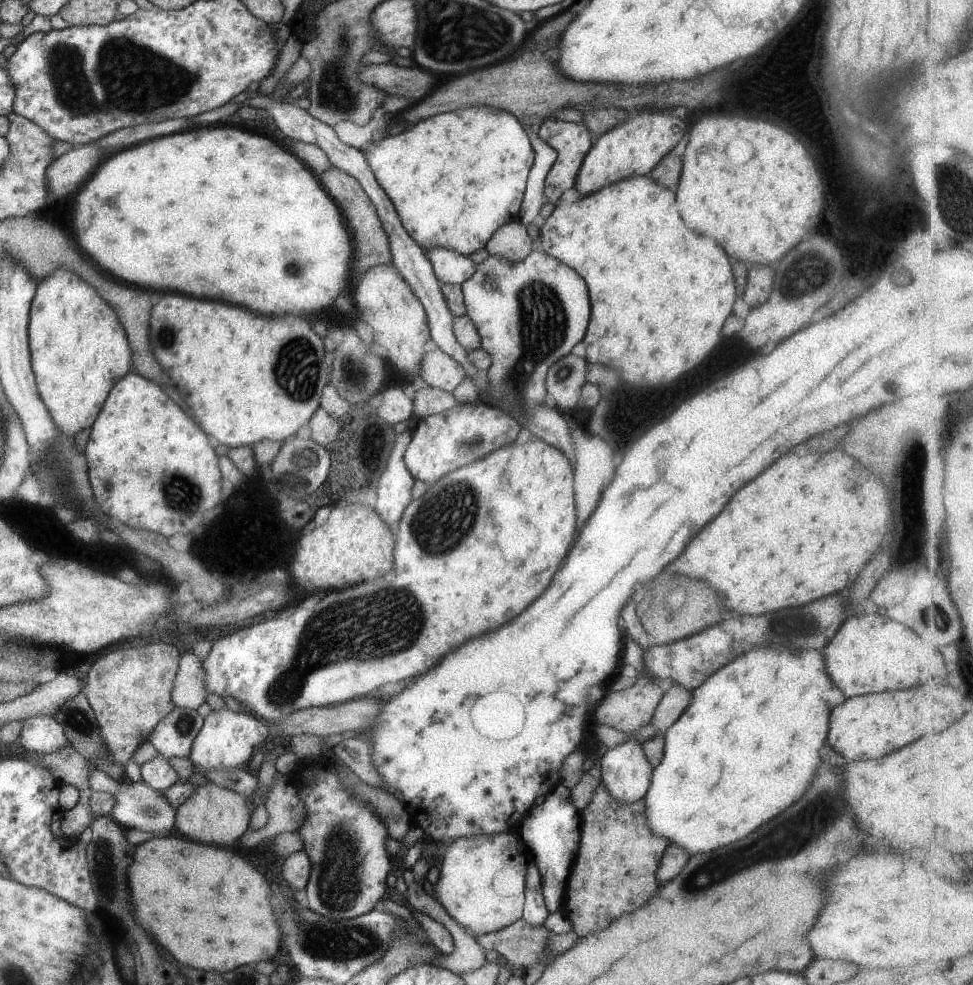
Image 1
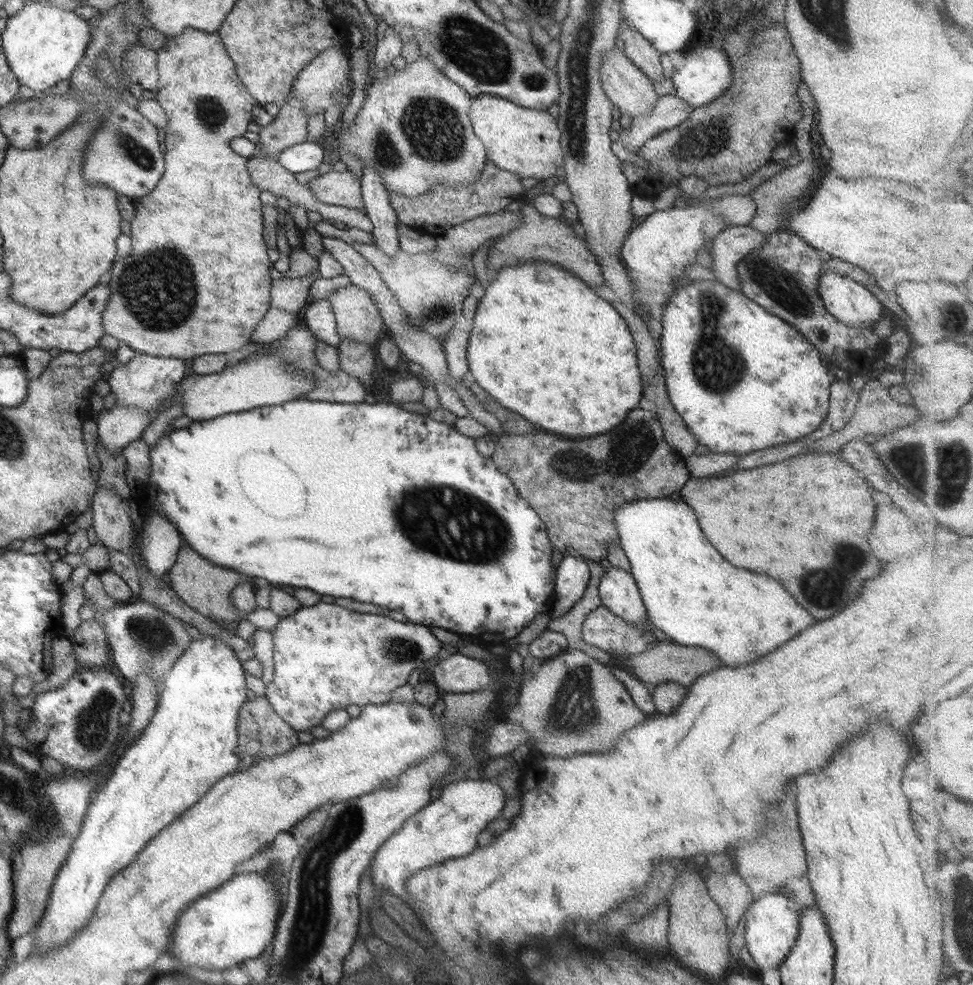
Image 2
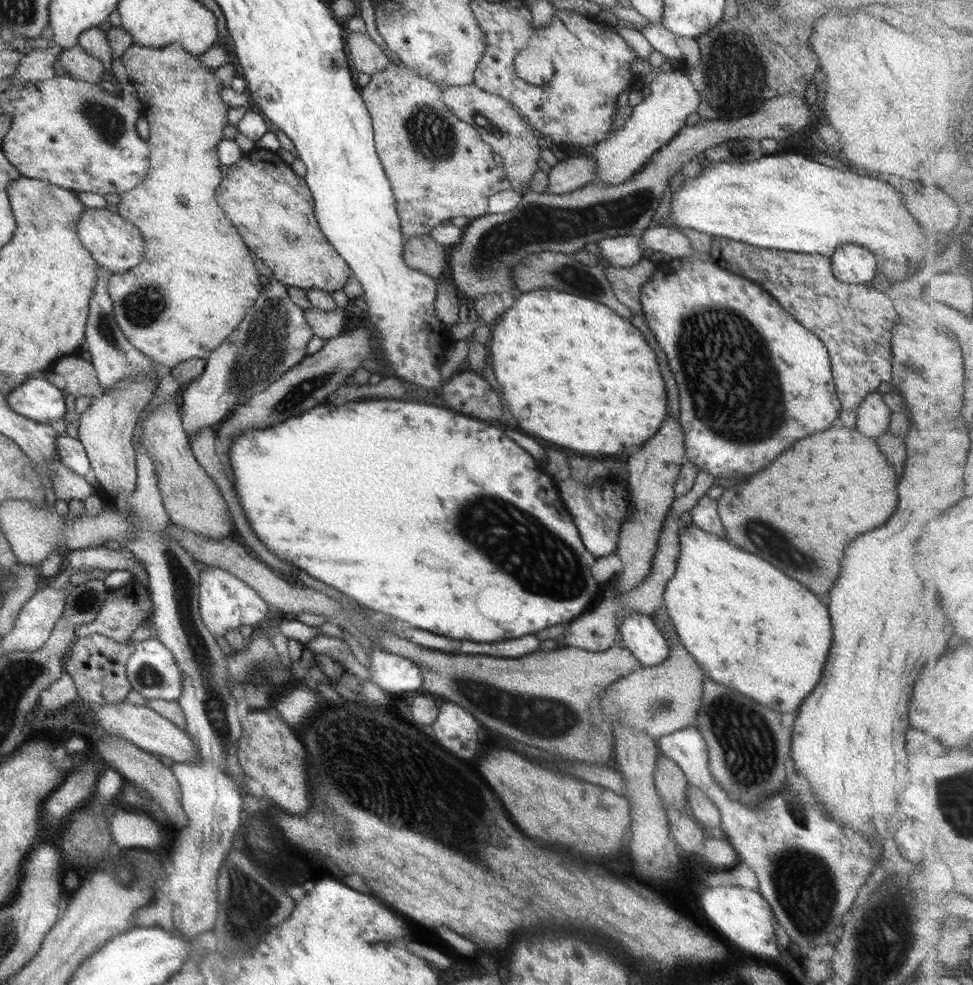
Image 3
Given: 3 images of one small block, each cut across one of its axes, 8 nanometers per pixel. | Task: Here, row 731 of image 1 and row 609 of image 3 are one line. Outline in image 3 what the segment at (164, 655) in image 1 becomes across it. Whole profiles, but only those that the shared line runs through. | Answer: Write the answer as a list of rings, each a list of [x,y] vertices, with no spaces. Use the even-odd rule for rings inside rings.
[[[131,580],[123,587],[109,588],[97,616],[89,621],[89,624],[75,626],[73,634],[75,638],[90,634],[103,634],[115,642],[129,642],[131,633],[139,628],[141,622],[148,619],[149,612],[151,612],[151,599],[149,599],[148,589]]]

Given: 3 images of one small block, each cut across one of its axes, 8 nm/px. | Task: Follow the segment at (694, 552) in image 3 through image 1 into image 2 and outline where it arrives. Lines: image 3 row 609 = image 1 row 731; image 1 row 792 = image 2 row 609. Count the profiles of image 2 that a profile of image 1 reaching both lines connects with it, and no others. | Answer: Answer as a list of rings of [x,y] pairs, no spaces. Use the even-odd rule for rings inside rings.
[[[641,499],[620,504],[614,512],[618,545],[630,564],[630,575],[637,585],[646,620],[664,634],[668,642],[711,651],[722,666],[740,667],[775,650],[799,630],[811,626],[814,618],[799,608],[791,596],[771,578],[755,576],[727,564],[705,540],[693,510],[675,500]]]

